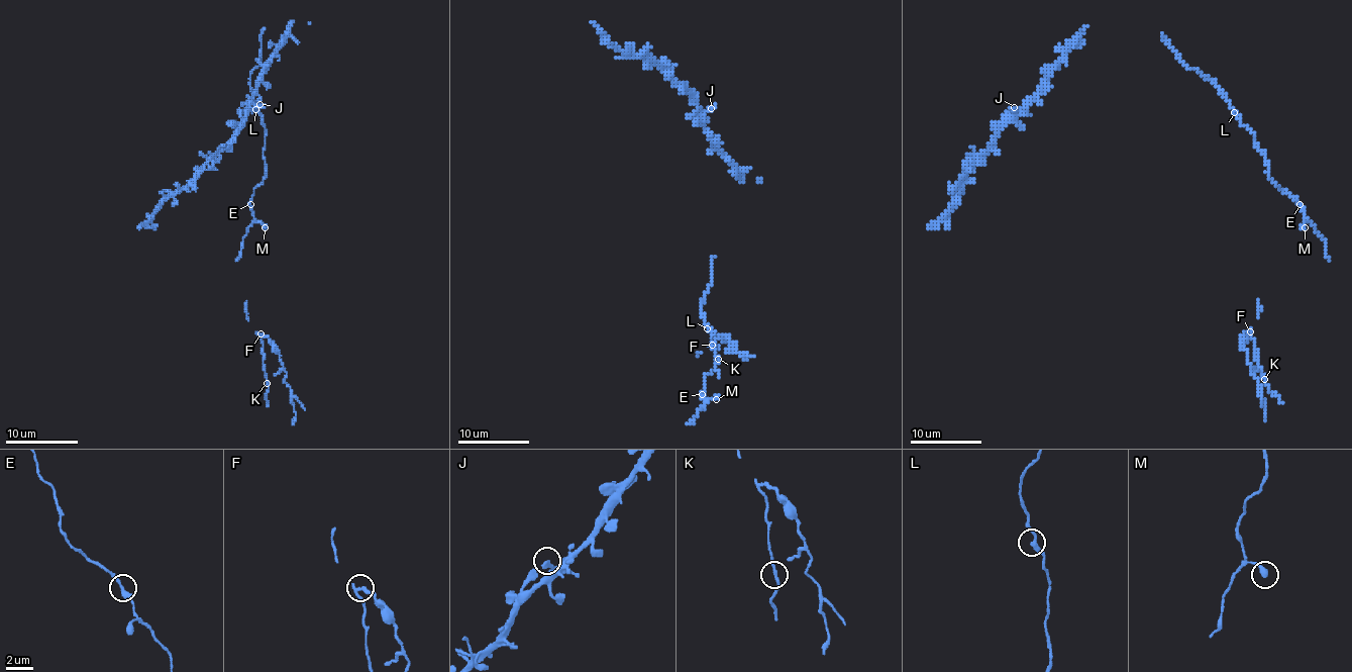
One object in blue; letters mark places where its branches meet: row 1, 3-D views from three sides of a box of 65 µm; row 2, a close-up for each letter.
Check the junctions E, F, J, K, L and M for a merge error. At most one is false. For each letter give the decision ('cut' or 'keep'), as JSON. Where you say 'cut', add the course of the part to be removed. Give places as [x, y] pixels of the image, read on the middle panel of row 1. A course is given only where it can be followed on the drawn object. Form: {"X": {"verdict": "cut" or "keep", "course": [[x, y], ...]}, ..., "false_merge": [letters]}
{"E": {"verdict": "keep"}, "F": {"verdict": "cut", "course": [[713, 345], [720, 338], [730, 341], [737, 347], [735, 352], [746, 359], [742, 361]]}, "J": {"verdict": "keep"}, "K": {"verdict": "keep"}, "L": {"verdict": "keep"}, "M": {"verdict": "keep"}, "false_merge": ["F"]}

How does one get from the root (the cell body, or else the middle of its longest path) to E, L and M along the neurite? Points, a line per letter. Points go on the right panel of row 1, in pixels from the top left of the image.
E: (1206, 79), (1218, 87), (1232, 114), (1253, 135), (1255, 146), (1264, 155), (1268, 176), (1300, 204)
L: (1206, 79), (1218, 87), (1234, 112)
M: (1206, 79), (1253, 135), (1268, 176), (1297, 203), (1305, 227)

